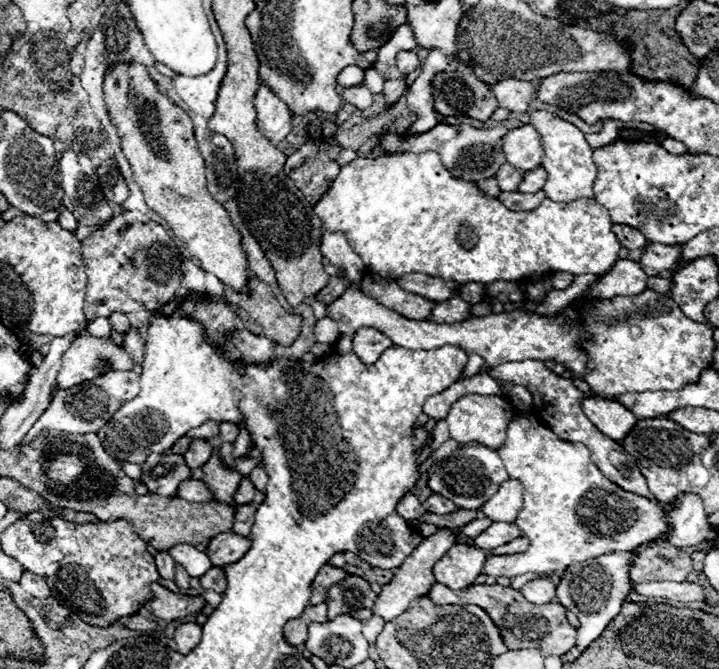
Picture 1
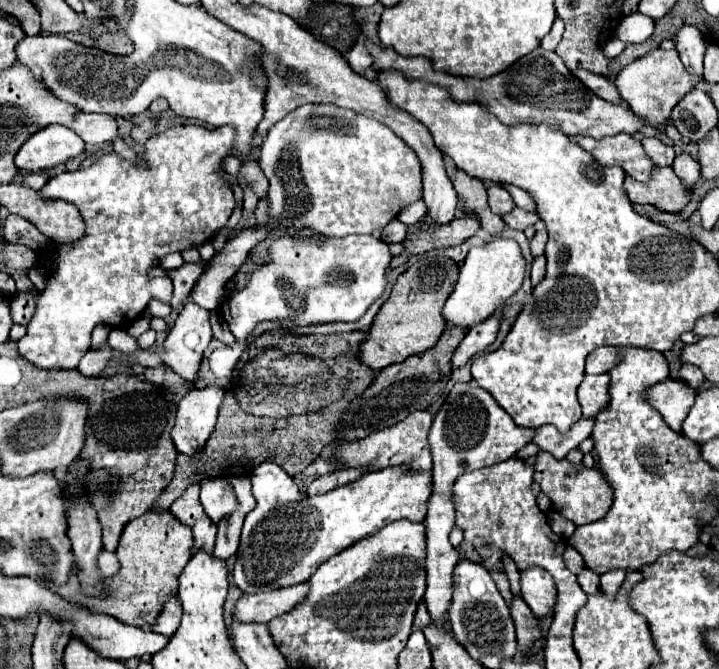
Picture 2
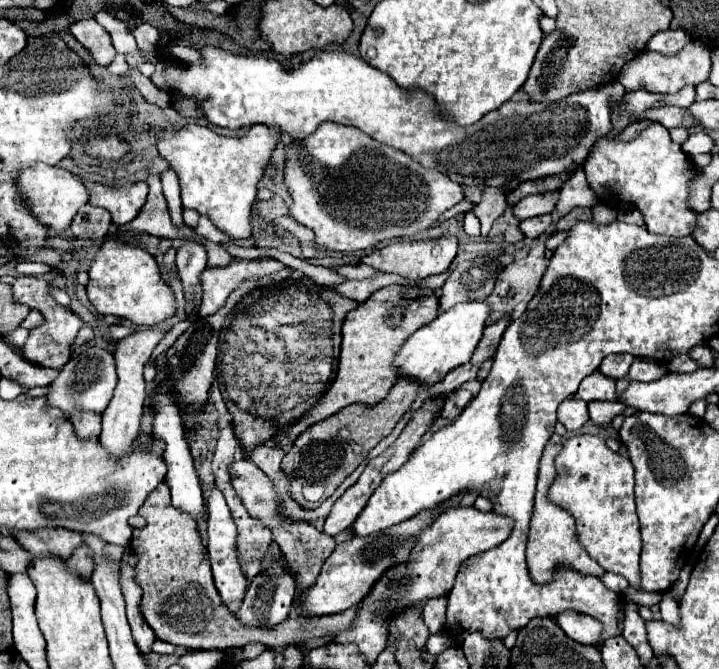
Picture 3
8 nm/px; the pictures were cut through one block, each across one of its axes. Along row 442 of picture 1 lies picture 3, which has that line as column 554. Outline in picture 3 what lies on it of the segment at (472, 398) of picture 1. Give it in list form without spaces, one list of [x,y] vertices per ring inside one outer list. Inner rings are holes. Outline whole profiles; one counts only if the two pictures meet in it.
[[[576,434],[556,456],[558,476],[548,490],[550,502],[576,518],[580,544],[606,572],[624,576],[632,588],[640,584],[640,530],[634,506],[634,466],[630,458],[612,452],[598,436]]]

